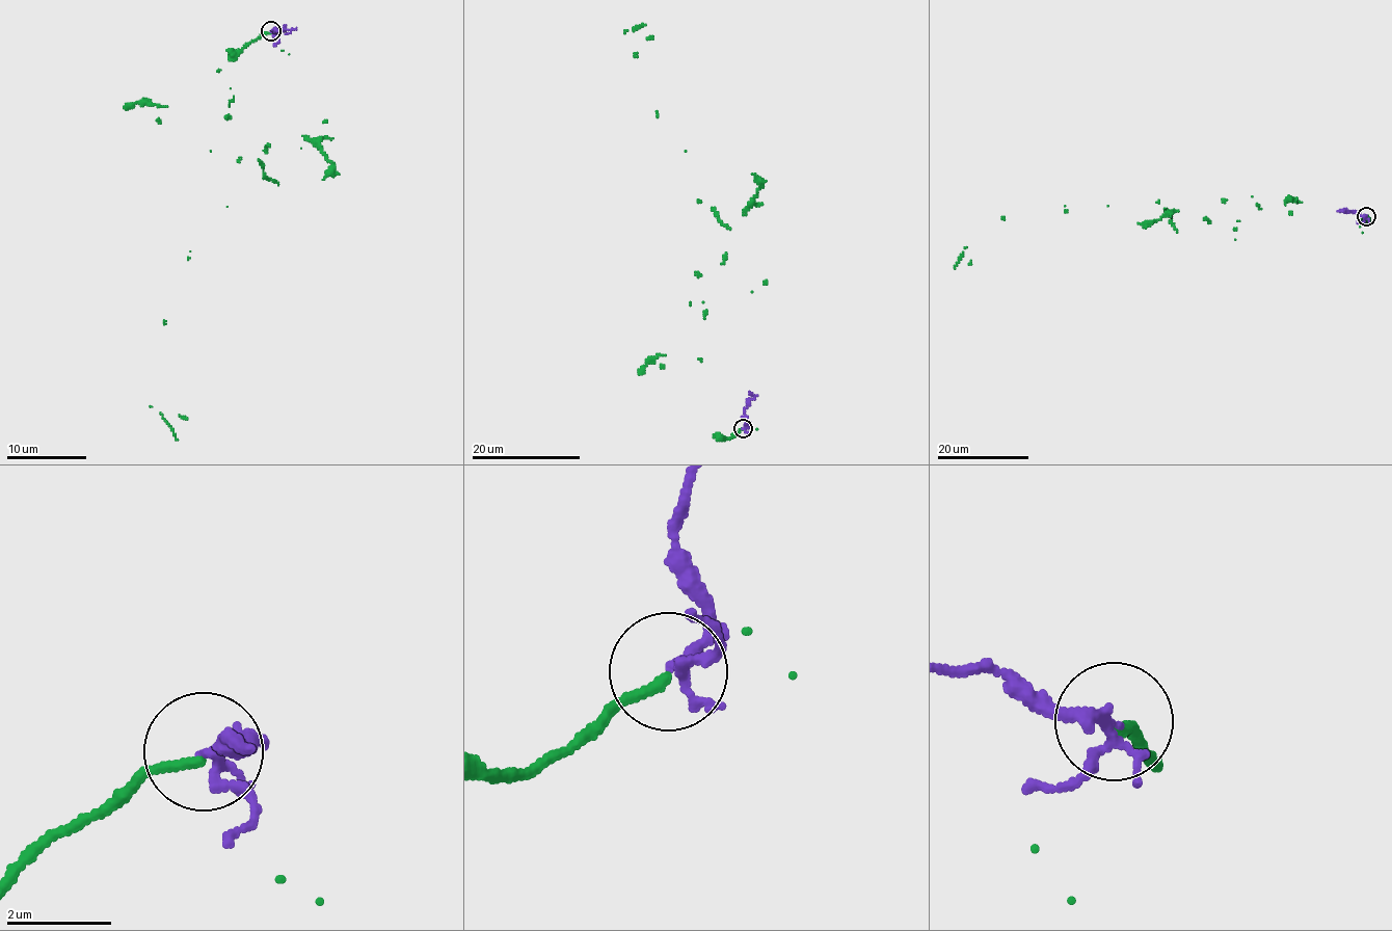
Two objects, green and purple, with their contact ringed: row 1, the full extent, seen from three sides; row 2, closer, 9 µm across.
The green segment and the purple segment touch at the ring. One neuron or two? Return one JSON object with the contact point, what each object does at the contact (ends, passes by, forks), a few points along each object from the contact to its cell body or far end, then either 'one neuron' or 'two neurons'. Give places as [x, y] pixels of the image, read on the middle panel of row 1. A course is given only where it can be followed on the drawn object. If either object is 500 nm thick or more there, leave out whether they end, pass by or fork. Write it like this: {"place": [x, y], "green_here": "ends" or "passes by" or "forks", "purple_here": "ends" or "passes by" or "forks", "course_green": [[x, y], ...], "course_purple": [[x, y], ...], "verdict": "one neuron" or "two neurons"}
{"place": [743, 428], "green_here": "ends", "purple_here": "forks", "course_green": [[743, 428], [717, 434], [699, 275], [723, 262], [744, 211], [699, 202], [635, 55], [633, 30], [645, 25]], "course_purple": [[743, 428], [747, 424], [745, 407], [753, 396], [748, 392]], "verdict": "two neurons"}

